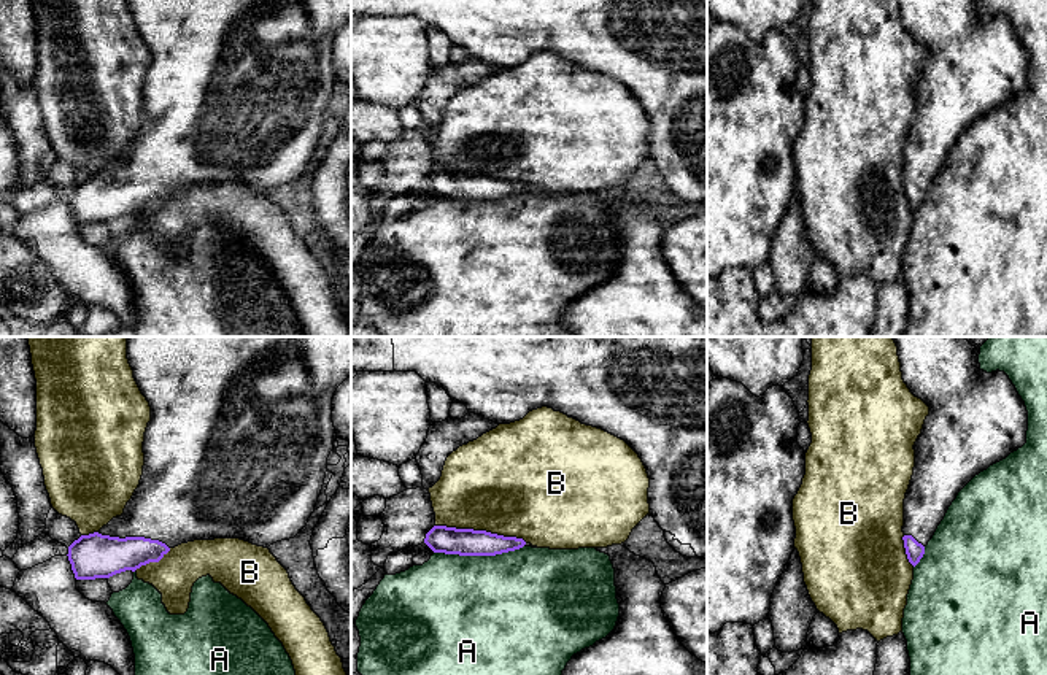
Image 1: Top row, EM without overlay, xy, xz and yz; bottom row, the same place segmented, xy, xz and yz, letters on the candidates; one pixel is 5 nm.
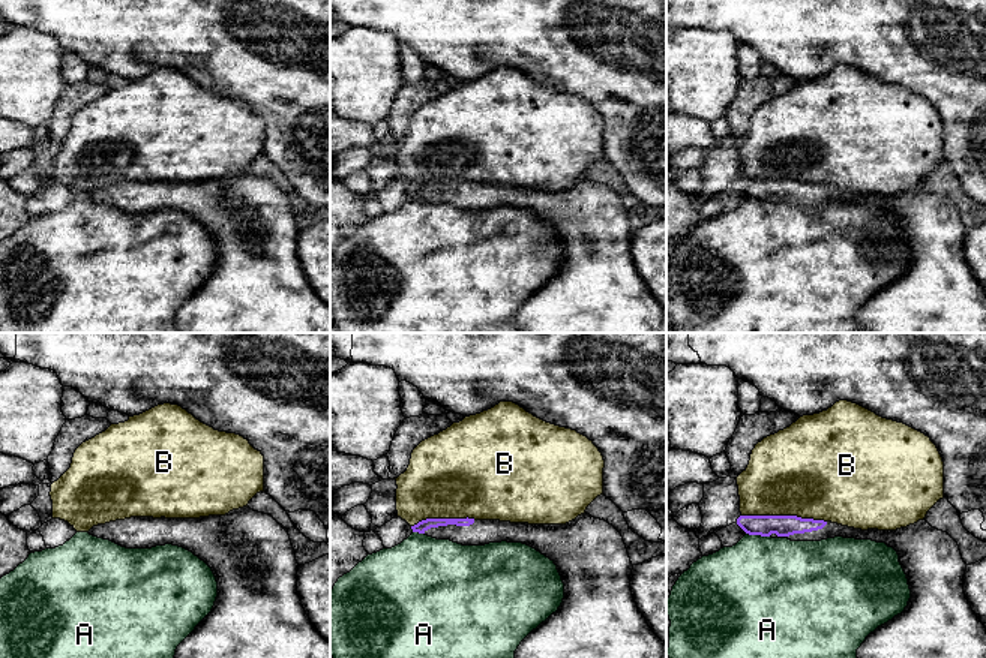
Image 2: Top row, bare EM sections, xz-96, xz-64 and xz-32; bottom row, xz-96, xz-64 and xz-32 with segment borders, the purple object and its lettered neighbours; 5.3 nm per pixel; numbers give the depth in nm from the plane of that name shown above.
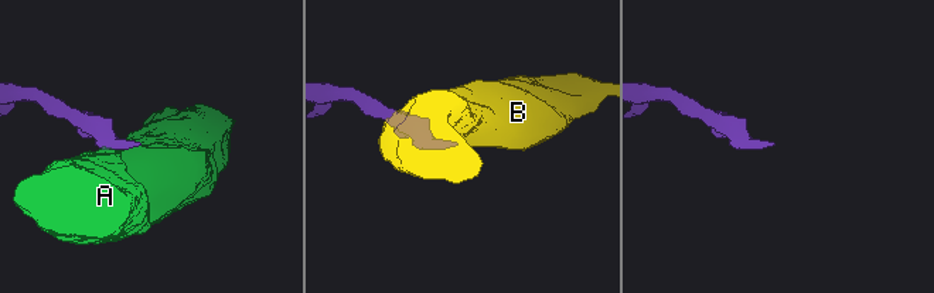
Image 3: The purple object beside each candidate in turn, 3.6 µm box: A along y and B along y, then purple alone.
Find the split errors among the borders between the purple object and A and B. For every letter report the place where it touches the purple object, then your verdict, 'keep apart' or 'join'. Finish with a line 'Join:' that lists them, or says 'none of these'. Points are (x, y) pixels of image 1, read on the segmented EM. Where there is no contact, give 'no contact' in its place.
A: xz (479, 555) | keep apart
B: xz (482, 531) | keep apart
Join: none of these

